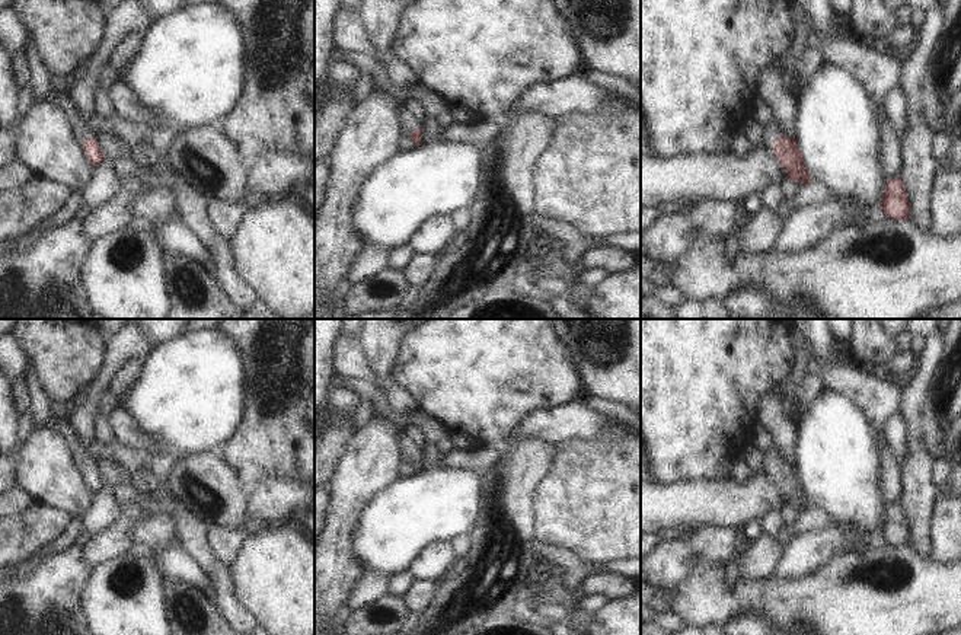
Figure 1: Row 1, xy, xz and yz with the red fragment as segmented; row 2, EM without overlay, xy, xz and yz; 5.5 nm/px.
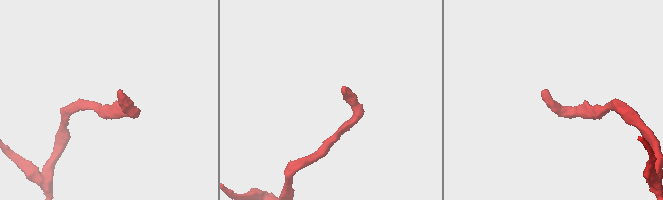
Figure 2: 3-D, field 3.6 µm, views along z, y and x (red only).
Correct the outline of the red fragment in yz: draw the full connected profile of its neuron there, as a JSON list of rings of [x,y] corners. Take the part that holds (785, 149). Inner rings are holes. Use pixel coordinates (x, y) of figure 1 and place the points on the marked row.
[[[778,122],[766,130],[766,138],[788,179],[801,181],[804,185],[812,181],[795,138],[785,135]]]

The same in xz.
[[[402,105],[396,108],[396,114],[402,124],[403,133],[412,137],[415,146],[421,146],[421,128],[418,127],[418,121],[414,117],[411,117]]]

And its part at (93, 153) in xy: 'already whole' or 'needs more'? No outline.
needs more

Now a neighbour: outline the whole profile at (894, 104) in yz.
[[[901,84],[894,86],[887,93],[887,96],[882,99],[882,106],[903,146],[903,137],[909,124],[909,114],[907,98]]]

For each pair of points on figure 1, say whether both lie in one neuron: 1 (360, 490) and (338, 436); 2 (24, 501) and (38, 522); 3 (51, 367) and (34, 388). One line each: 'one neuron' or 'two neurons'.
1: two neurons
2: two neurons
3: two neurons

